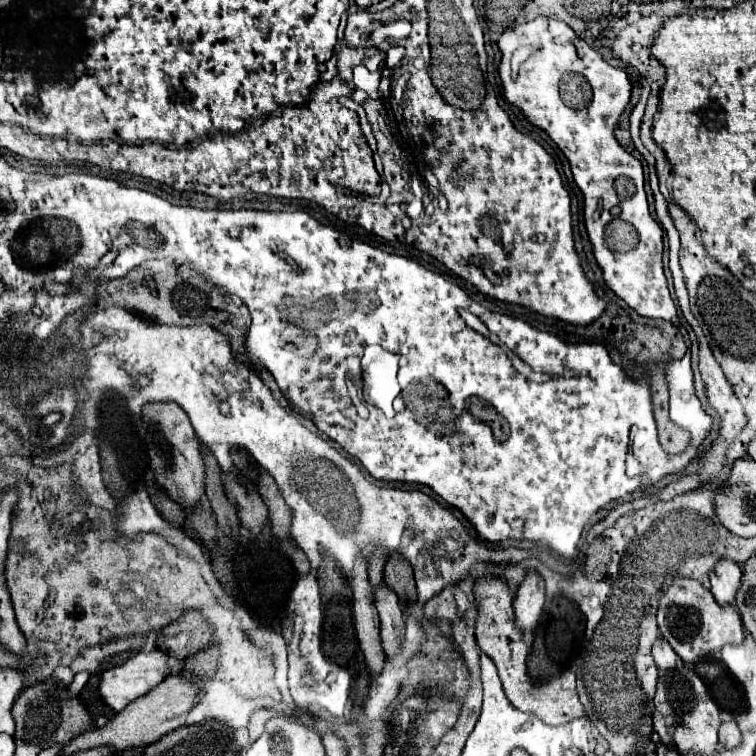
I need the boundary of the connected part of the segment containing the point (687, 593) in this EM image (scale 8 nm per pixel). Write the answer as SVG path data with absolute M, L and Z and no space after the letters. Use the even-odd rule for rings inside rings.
M676 578L662 594L658 608L658 628L662 638L682 658L684 664L694 664L698 658L716 656L726 644L742 644L744 628L734 606L718 606L710 590L690 578Z

